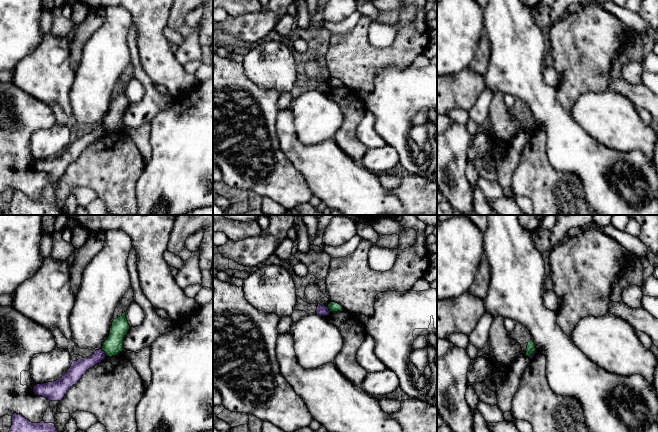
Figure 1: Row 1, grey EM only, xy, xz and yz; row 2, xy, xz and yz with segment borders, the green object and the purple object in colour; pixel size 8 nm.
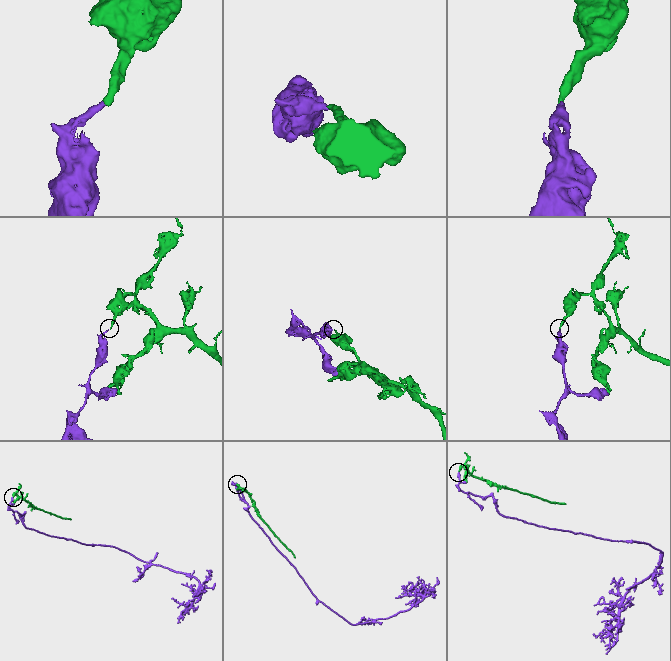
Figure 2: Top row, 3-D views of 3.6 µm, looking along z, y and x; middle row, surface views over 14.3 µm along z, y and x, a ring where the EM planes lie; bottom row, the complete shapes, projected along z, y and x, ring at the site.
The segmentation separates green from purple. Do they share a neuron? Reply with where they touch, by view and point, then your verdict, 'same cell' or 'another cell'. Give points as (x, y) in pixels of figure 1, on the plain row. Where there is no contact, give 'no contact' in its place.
meets green in xy at (104, 127); another cell

